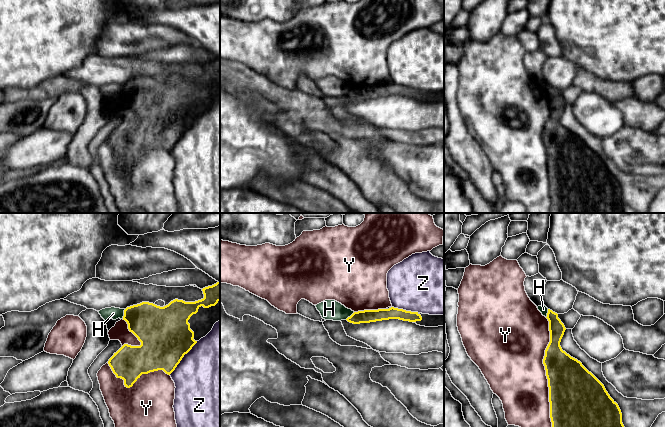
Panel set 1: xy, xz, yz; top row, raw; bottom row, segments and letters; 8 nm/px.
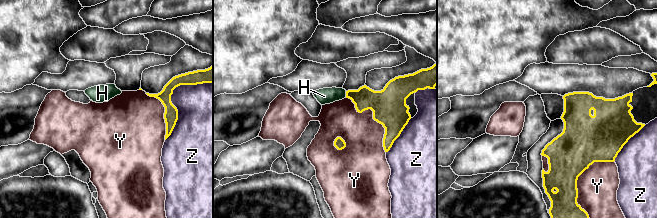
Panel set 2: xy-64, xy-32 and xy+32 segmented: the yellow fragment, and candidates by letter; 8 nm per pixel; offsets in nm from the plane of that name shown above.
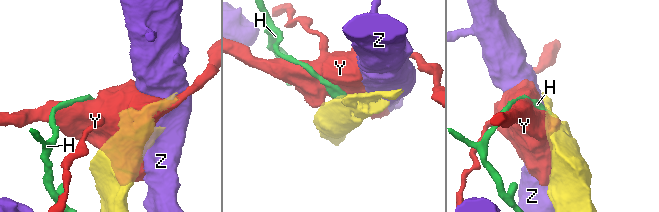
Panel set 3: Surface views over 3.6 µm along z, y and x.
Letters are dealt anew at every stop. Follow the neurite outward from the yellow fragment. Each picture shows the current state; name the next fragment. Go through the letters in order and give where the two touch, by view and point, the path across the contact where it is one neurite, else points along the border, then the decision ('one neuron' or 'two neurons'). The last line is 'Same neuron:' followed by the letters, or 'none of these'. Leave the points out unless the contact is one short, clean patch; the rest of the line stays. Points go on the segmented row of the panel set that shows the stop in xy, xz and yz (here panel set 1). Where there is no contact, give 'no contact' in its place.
H: meets yellow in xy at (124, 314); border along xy (125, 309), (122, 318); two neurons
Y: meets yellow in yz at (546, 372); two neurons
Z: meets yellow in xy at (182, 357); two neurons
Same neuron: none of these

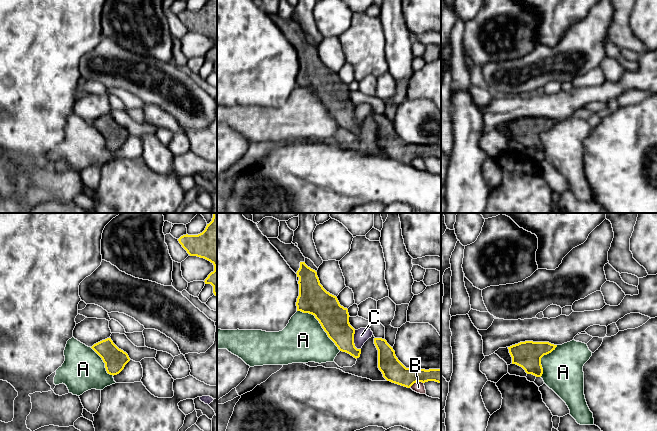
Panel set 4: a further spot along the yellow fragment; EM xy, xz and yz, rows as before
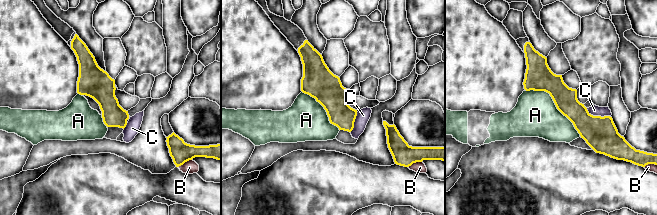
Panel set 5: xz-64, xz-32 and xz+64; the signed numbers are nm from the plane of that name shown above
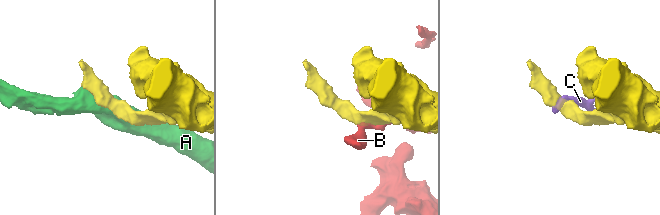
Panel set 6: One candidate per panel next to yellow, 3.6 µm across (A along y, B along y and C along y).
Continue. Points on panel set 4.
A: meets yellow in xz at (321, 325); two neurons
B: meets yellow in xz at (416, 381); border along xz (423, 382), (414, 382), (409, 387); two neurons
C: meets yellow in xz at (353, 341); border along xz (354, 330), (354, 345), (360, 349); two neurons
Same neuron: none of these

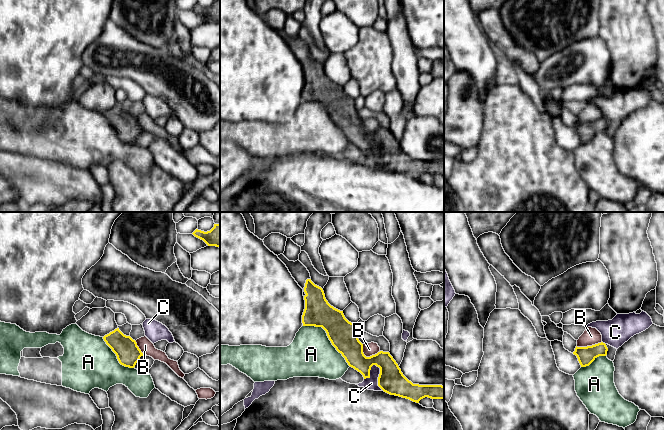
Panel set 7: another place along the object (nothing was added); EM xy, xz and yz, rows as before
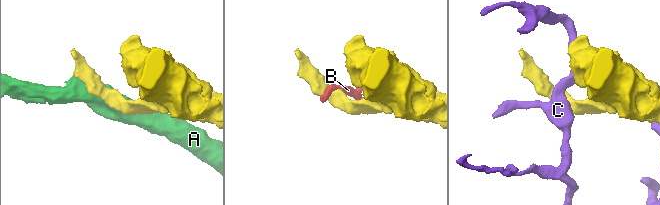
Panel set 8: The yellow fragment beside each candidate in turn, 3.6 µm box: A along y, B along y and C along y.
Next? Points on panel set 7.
A: meets yellow in xz at (328, 337); two neurons
B: meets yellow in xz at (367, 357); border along xz (362, 344), (362, 352), (366, 356), (374, 355), (380, 351); two neurons
C: meets yellow in xz at (379, 376); border along xz (373, 364), (379, 368), (378, 385), (383, 390); two neurons
Same neuron: none of these

